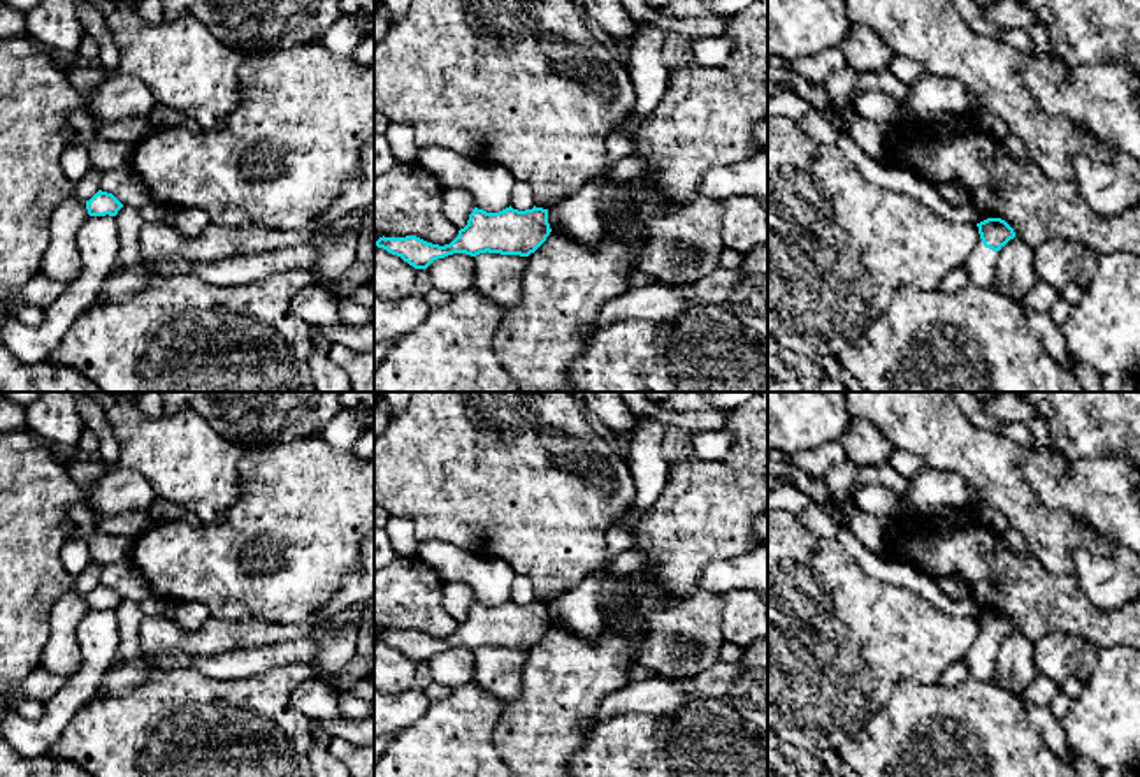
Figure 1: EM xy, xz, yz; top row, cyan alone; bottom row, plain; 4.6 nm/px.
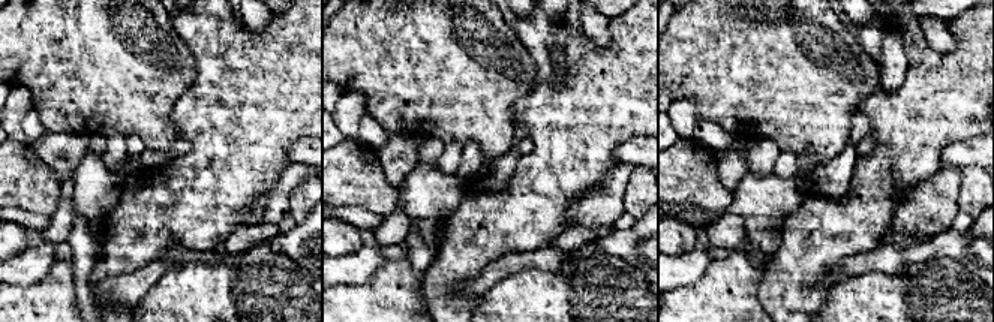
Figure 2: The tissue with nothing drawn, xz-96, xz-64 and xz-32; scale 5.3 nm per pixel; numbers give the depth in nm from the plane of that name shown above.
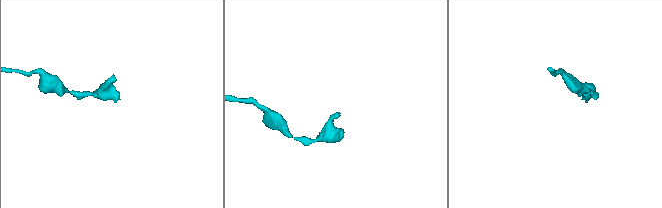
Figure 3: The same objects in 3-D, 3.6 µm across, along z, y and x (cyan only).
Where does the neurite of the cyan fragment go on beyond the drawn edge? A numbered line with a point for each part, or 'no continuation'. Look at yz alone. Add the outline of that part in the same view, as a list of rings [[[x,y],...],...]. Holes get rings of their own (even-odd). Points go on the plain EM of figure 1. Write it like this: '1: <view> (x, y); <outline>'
1: yz (981, 658); [[[982,633],[970,647],[966,657],[963,659],[968,666],[970,677],[977,682],[994,682],[994,663],[999,645],[992,645],[984,640]]]

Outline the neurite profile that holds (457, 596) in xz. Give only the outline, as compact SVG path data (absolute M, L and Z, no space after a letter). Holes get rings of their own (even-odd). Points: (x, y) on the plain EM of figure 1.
M444 582L443 606L458 624L467 619L469 608L474 601L474 591L469 584Z

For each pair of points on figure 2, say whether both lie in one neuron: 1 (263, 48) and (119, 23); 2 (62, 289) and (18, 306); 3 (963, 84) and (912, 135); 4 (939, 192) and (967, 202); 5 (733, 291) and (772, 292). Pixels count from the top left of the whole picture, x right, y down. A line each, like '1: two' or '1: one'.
1: two
2: one
3: one
4: two
5: two

